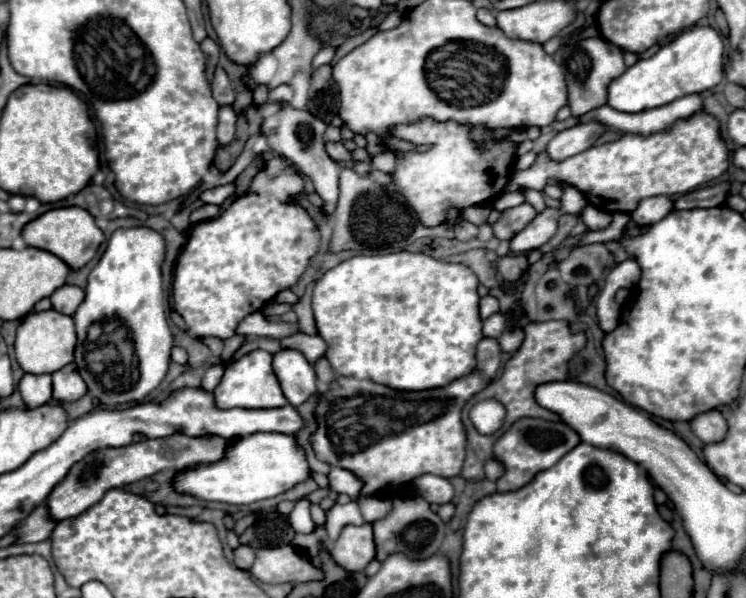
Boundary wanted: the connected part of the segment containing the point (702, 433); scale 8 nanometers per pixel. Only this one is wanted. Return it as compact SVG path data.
M712 410L702 416L696 416L690 422L690 428L704 444L714 444L714 442L722 442L726 438L728 422L720 410Z

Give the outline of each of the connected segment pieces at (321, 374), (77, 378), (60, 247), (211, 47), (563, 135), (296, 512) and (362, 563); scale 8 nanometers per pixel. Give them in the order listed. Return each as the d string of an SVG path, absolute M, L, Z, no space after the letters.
M326 358L318 360L318 364L314 364L314 368L316 368L316 374L318 374L318 378L320 378L324 384L330 384L330 380L334 380L332 366L328 364L328 360L326 360Z
M70 362L66 368L52 374L52 396L56 402L72 402L86 394L86 382L76 370L76 364Z
M68 206L68 208L54 208L44 212L42 216L34 218L22 228L22 240L26 246L34 246L40 250L48 250L56 254L60 260L64 260L72 270L82 268L86 262L90 262L98 250L98 246L104 240L102 230L96 226L94 218L90 216L88 210L78 208L78 206Z
M206 38L206 40L200 44L200 48L202 48L204 56L206 56L206 72L208 72L208 74L212 74L212 72L214 72L214 68L216 68L216 64L218 64L220 46L218 46L214 40Z
M578 124L574 128L562 130L550 140L544 154L554 162L562 162L574 154L588 150L602 132L604 128L600 124Z
M306 496L296 500L296 506L294 506L294 510L290 512L288 518L290 518L290 524L296 532L308 534L308 532L314 530L314 522L310 518L310 500Z
M346 526L338 540L334 542L334 548L330 550L332 560L342 566L346 572L360 572L366 568L366 564L374 558L374 538L372 538L372 526Z

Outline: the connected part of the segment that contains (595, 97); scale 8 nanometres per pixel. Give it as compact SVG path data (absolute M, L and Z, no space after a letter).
M586 38L576 44L568 44L560 48L562 64L566 68L566 84L568 84L568 106L572 110L572 116L582 116L590 112L592 108L598 108L606 104L606 86L610 80L622 76L626 72L626 64L622 58L622 52L608 44L604 38Z

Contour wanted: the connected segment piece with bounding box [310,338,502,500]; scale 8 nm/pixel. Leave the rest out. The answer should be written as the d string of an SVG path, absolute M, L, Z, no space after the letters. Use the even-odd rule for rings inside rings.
M482 338L476 348L478 364L470 374L456 378L442 388L420 390L420 392L394 390L376 384L372 380L336 376L336 386L326 390L324 394L318 394L318 404L314 408L314 418L318 422L318 428L310 436L310 444L316 458L330 466L350 470L364 484L358 494L358 500L370 498L386 490L400 492L414 478L422 474L436 474L442 478L458 476L464 466L464 448L466 448L466 430L460 418L462 408L476 392L486 388L496 378L496 372L500 368L500 354L502 350L498 348L498 342L494 338Z

